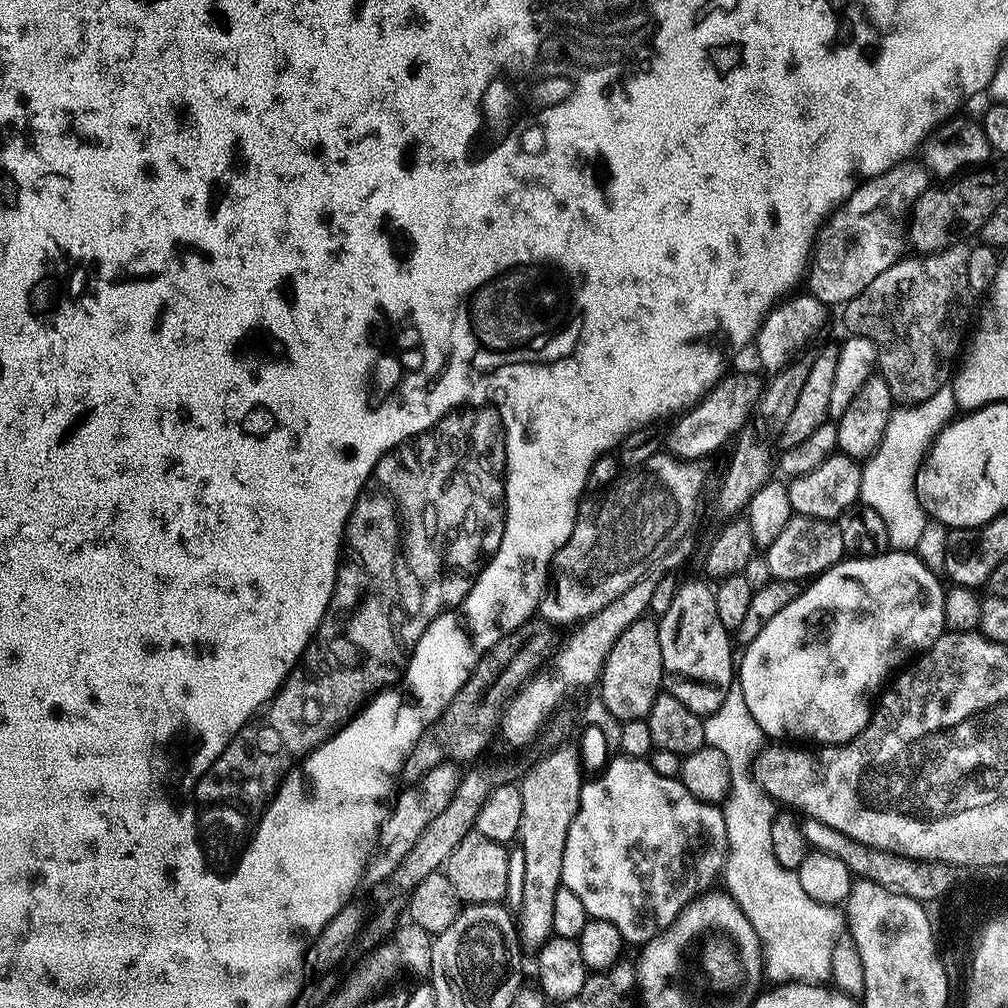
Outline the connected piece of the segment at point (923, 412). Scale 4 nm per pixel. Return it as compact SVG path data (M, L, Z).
M948 386L926 398L926 402L897 407L886 422L886 434L882 434L878 450L863 461L860 469L860 500L863 507L881 516L886 526L886 538L893 549L919 549L920 539L930 525L930 520L916 493L916 475L920 472L929 448L936 441L936 435L957 412L956 399Z

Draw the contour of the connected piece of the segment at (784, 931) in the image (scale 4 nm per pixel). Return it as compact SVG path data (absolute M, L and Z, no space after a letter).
M739 682L733 683L730 694L726 694L726 702L722 702L722 706L718 706L714 714L703 717L703 722L705 745L722 750L722 754L726 754L726 766L730 766L732 779L728 796L722 805L728 839L728 857L724 863L722 884L724 880L723 887L735 900L742 914L746 914L750 926L754 926L760 943L764 946L764 971L767 979L772 982L798 984L818 984L827 981L832 974L831 959L834 958L834 950L841 939L846 920L839 907L814 902L814 898L810 898L810 894L802 890L802 882L798 882L796 871L782 866L782 862L774 858L770 826L778 808L768 791L752 776L752 764L765 747L766 737L758 722L754 722L750 710L746 710L746 698L742 698L742 686Z

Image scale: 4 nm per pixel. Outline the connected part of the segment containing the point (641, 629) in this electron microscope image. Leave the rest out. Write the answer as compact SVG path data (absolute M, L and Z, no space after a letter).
M641 618L626 626L600 671L598 699L621 722L647 718L650 706L654 706L657 696L661 695L665 671L662 646L658 642L659 629L659 623L652 618Z

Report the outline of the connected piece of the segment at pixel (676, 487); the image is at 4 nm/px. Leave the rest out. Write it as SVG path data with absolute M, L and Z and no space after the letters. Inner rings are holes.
M652 455L649 460L643 461L641 468L644 469L637 476L632 476L629 480L621 479L607 493L608 498L601 502L593 520L577 519L573 523L572 533L559 545L556 557L552 559L550 583L544 589L544 597L540 600L538 609L541 617L544 615L552 624L587 620L589 616L614 602L614 598L626 594L626 590L630 590L630 586L634 586L634 582L638 582L638 578L642 578L646 570L654 566L654 562L658 562L665 552L687 537L684 535L691 530L692 523L696 520L696 507L704 492L704 464L677 456ZM648 488L661 488L672 501L668 504L667 498L660 492L652 496Z

